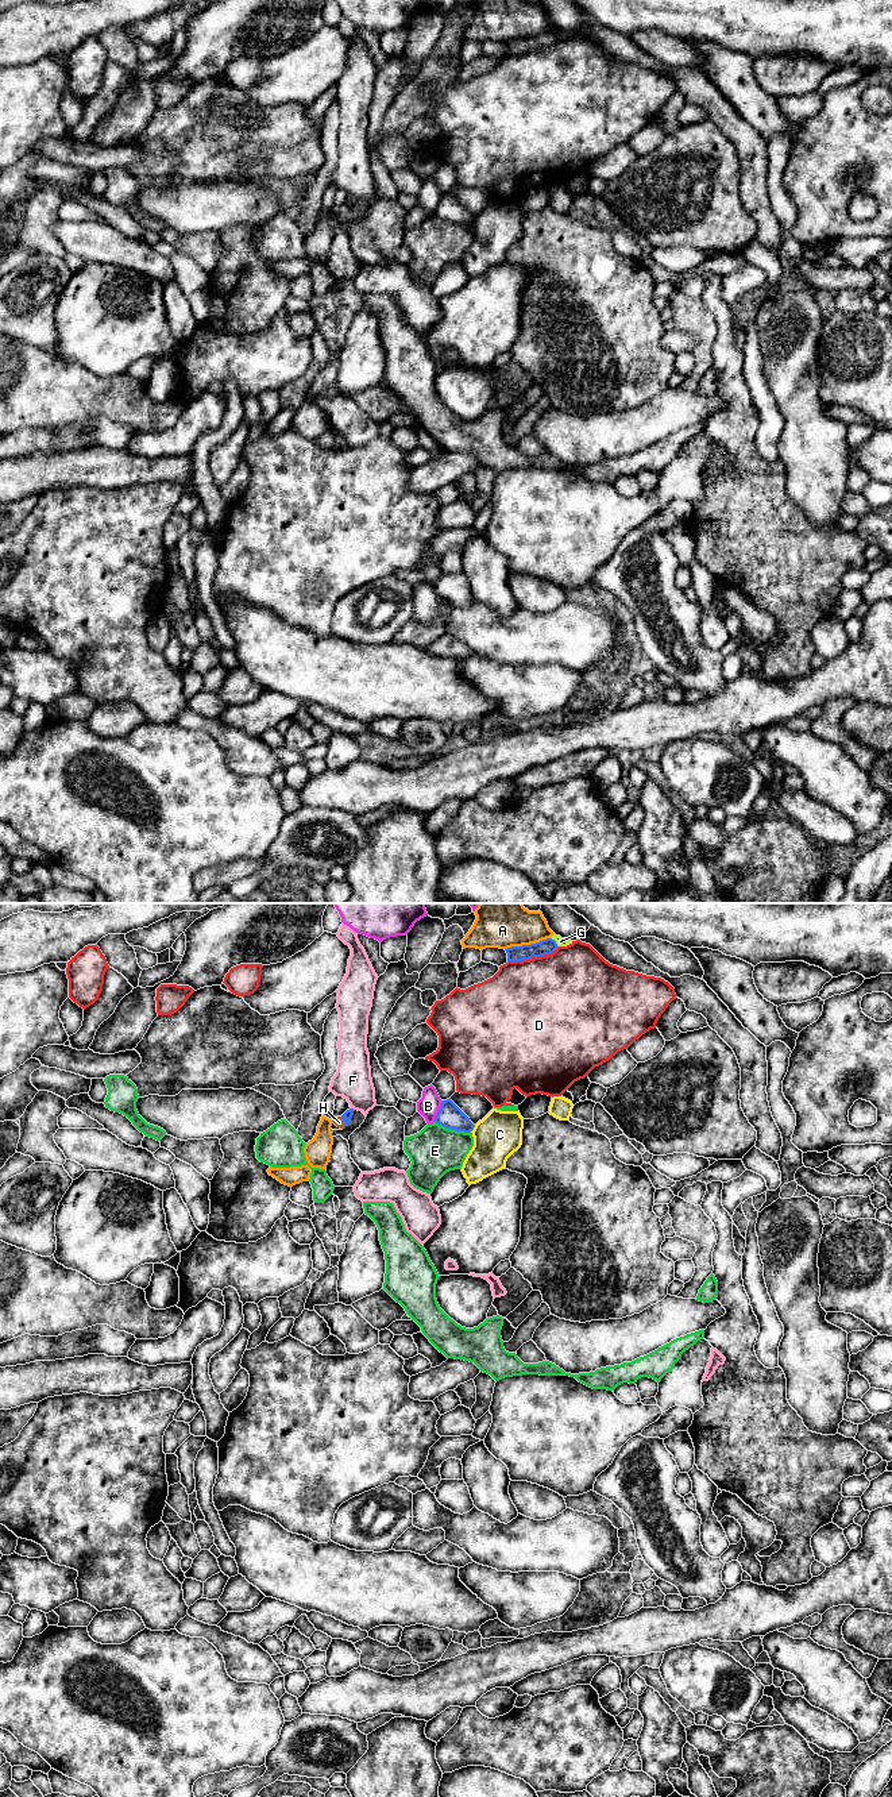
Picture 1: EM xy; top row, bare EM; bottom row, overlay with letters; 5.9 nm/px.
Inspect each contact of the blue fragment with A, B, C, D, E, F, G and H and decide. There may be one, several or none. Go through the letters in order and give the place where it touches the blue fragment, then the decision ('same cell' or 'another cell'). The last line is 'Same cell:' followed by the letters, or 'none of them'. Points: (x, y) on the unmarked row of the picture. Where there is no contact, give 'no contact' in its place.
A: meets blue in xy at (526, 38); another cell
B: meets blue in xy at (439, 204); another cell
C: meets blue in xy at (472, 222); another cell
D: meets blue in xy at (533, 49); another cell
E: meets blue in xy at (452, 222); another cell
F: meets blue in xy at (352, 201); another cell
G: meets blue in xy at (555, 35); another cell
H: meets blue in xy at (344, 215); same cell
Same cell: H

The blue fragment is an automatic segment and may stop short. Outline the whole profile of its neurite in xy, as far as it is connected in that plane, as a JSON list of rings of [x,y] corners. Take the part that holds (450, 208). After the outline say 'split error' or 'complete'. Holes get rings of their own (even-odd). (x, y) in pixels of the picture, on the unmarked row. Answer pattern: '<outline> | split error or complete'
[[[449,192],[443,193],[435,215],[456,224],[470,225],[475,217],[470,211]]] | complete

